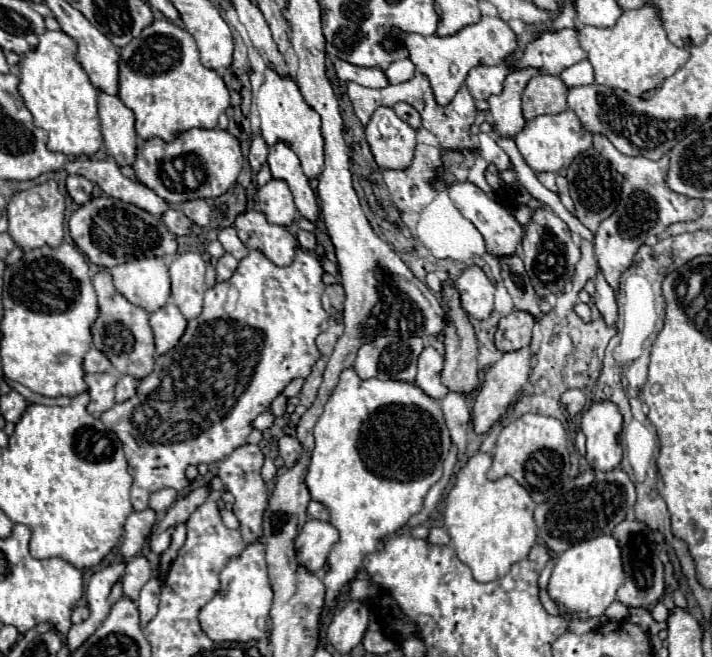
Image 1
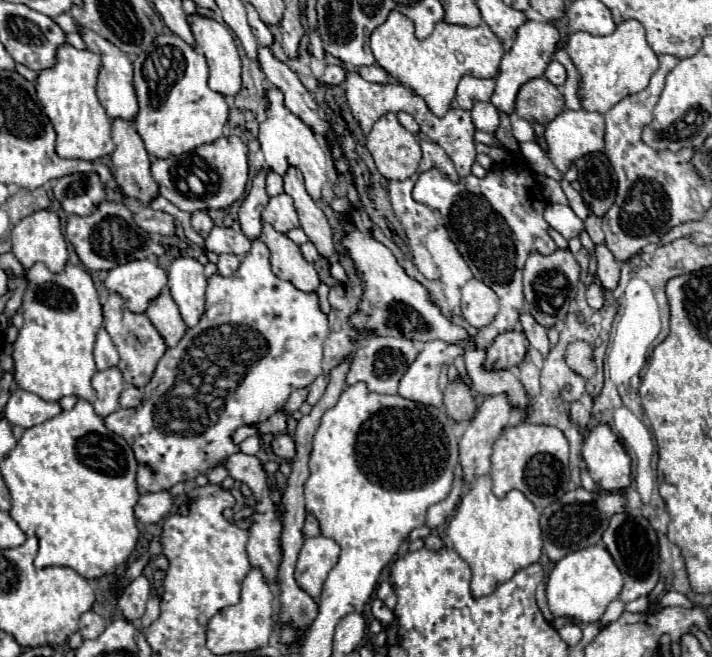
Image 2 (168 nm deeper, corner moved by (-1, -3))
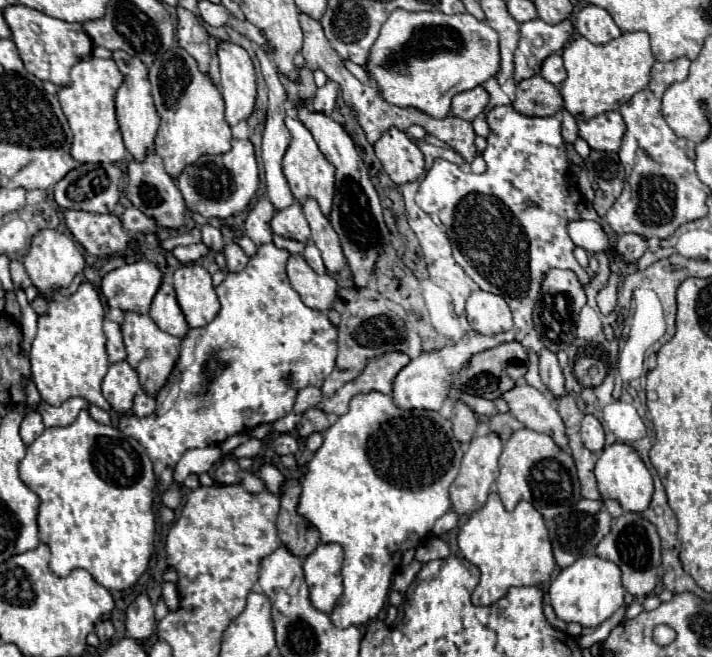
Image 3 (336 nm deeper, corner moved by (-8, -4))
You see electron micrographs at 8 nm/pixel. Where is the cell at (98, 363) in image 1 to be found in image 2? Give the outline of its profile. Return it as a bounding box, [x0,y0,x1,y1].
[94,329,118,371]

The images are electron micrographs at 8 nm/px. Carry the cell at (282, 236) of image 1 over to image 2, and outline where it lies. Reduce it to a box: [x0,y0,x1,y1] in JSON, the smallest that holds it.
[260,223,320,293]

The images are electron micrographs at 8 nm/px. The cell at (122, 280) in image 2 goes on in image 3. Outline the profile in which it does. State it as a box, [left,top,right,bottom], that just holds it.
[101,260,161,314]

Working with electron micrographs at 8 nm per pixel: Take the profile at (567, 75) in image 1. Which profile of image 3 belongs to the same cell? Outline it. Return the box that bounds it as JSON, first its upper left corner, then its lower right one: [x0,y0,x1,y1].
[541,54,567,86]

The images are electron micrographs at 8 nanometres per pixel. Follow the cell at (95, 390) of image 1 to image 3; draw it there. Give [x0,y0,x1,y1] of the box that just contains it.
[103,360,139,414]

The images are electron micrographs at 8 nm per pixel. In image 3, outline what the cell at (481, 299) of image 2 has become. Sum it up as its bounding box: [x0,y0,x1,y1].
[467,290,513,336]

